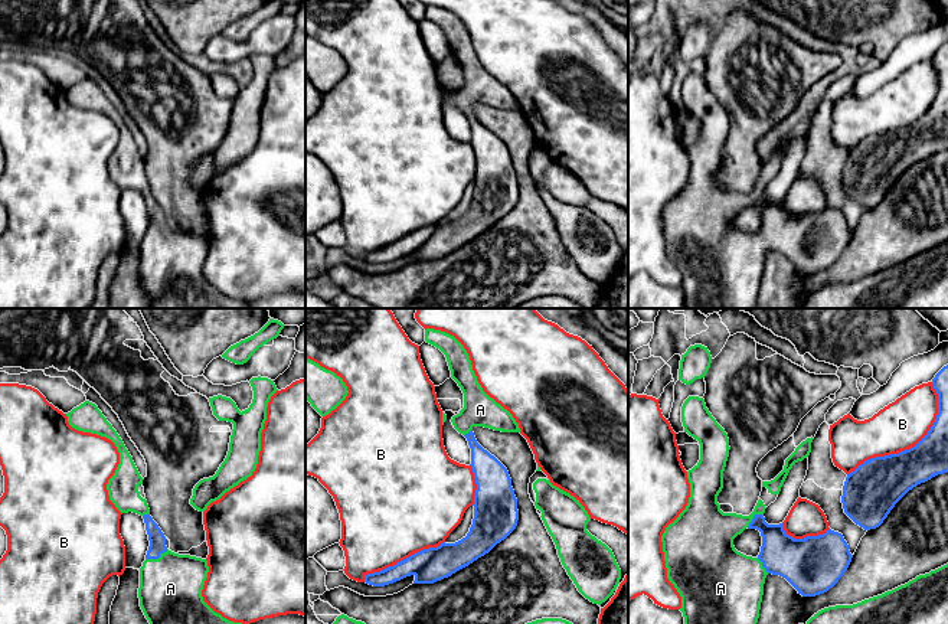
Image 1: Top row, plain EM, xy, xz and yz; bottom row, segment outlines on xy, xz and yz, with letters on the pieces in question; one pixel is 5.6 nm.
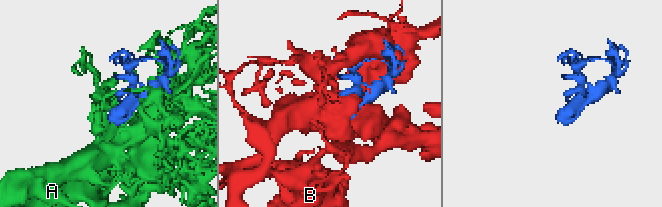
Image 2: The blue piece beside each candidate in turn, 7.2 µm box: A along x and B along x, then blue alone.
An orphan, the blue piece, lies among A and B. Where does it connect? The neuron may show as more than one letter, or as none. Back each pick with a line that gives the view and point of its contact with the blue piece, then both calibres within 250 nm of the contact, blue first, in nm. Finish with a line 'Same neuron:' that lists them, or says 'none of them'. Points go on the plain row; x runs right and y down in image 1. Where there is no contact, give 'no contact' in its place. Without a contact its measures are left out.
A: meets blue in xy at (156, 235); 100 nm thick on the blue side, 360 nm on the other
Same neuron: A

